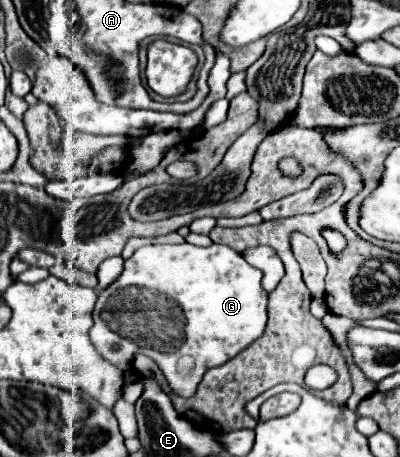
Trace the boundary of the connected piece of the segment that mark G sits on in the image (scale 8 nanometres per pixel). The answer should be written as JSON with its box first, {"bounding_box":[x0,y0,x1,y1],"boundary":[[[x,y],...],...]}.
{"bounding_box":[90,244,268,398],"boundary":[[[148,244],[148,246],[142,246],[138,248],[126,262],[124,262],[124,272],[120,274],[120,278],[116,282],[112,282],[106,290],[102,290],[98,294],[98,302],[96,302],[96,308],[94,308],[94,326],[90,330],[90,338],[96,346],[96,350],[114,366],[118,366],[120,370],[124,368],[130,368],[130,362],[132,362],[132,356],[134,354],[144,354],[148,358],[152,358],[160,370],[164,372],[168,384],[172,386],[172,390],[184,398],[192,396],[200,384],[200,378],[204,376],[204,372],[208,368],[214,368],[214,366],[222,366],[224,362],[228,362],[230,358],[234,358],[236,354],[240,354],[244,348],[248,348],[254,340],[258,340],[262,334],[264,334],[264,328],[266,328],[266,320],[268,320],[268,314],[266,314],[266,308],[268,308],[268,292],[262,288],[262,274],[260,270],[256,270],[254,266],[250,266],[242,254],[238,254],[236,250],[232,250],[230,246],[224,246],[224,244],[212,244],[208,248],[200,248],[200,246],[194,246],[194,244]]]}

